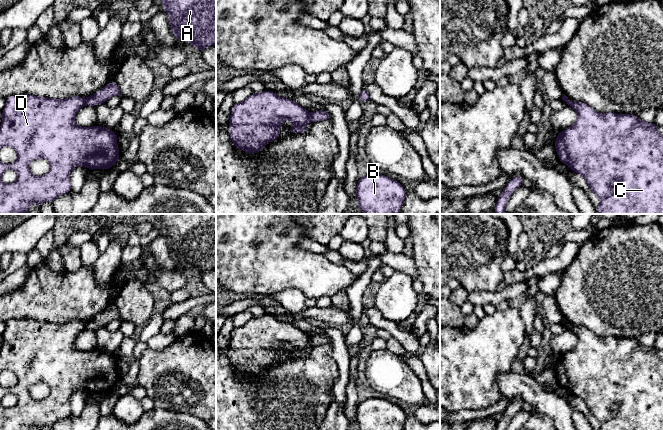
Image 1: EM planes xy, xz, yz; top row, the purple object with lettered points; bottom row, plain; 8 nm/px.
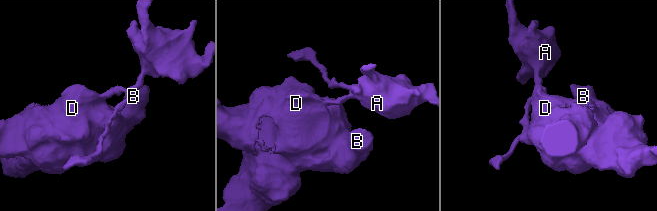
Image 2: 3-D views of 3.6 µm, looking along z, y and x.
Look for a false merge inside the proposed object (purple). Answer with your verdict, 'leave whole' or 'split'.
split

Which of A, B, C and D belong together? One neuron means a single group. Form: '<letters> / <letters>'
A / B C D

